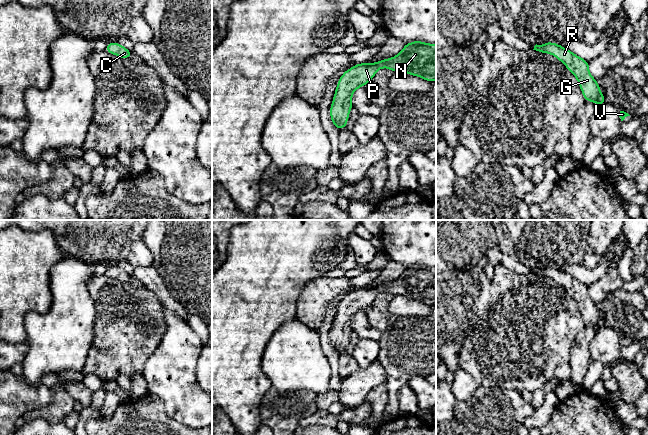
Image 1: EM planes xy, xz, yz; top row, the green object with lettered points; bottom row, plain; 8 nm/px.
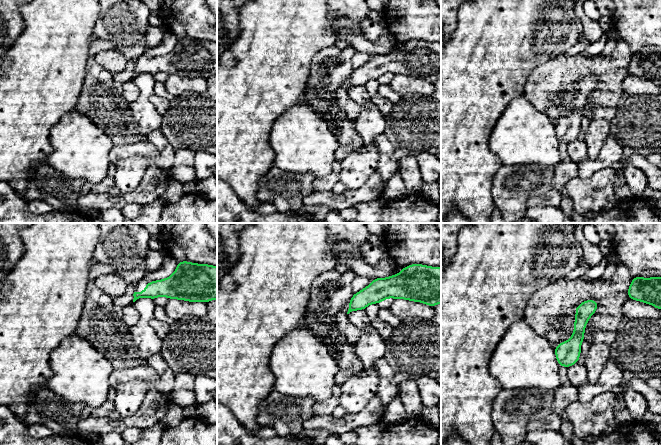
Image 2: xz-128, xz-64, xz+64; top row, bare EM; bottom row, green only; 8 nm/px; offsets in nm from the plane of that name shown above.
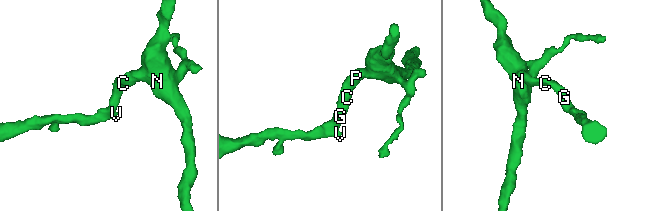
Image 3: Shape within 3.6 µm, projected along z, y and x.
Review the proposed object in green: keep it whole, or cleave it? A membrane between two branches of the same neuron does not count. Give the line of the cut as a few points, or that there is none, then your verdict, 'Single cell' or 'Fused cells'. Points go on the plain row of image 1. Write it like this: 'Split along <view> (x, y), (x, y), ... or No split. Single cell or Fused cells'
No split. Single cell

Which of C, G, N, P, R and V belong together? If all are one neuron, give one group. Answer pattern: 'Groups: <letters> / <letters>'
Groups: C G N P R V

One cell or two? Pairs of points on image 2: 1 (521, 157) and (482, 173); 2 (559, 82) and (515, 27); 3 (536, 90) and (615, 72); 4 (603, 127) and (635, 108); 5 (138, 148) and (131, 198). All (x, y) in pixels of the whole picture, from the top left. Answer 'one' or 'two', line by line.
1: two
2: two
3: one
4: two
5: one

